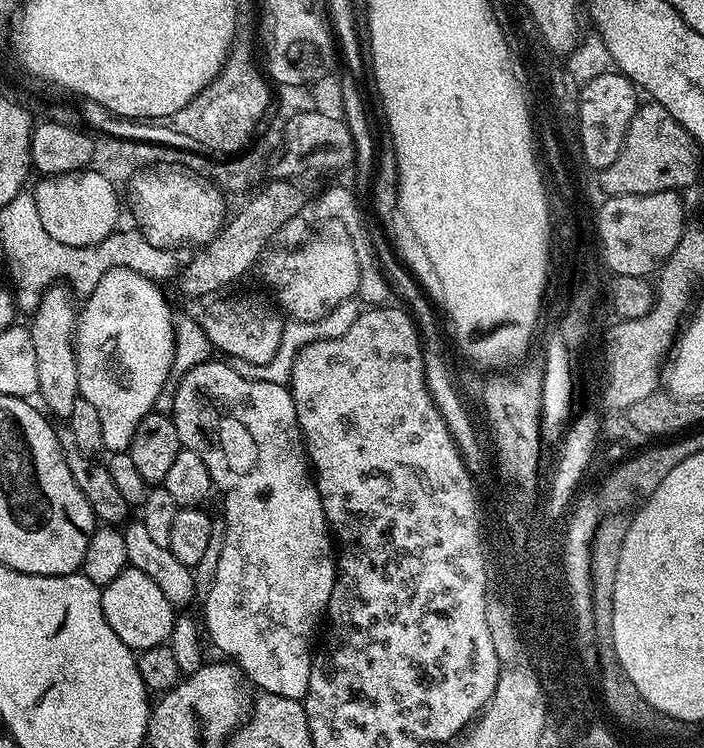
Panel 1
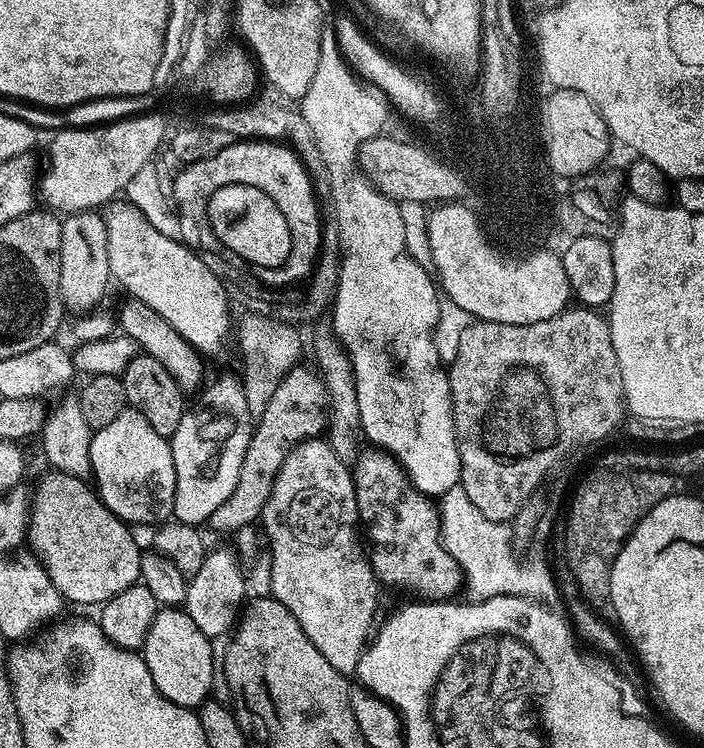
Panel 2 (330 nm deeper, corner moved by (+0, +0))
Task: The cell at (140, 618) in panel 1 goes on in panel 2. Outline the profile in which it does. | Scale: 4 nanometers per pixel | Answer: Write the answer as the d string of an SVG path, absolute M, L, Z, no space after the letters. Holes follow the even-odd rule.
M176 606L159 609L144 639L142 655L154 678L154 686L167 700L183 708L199 709L209 699L212 688L213 641Z

